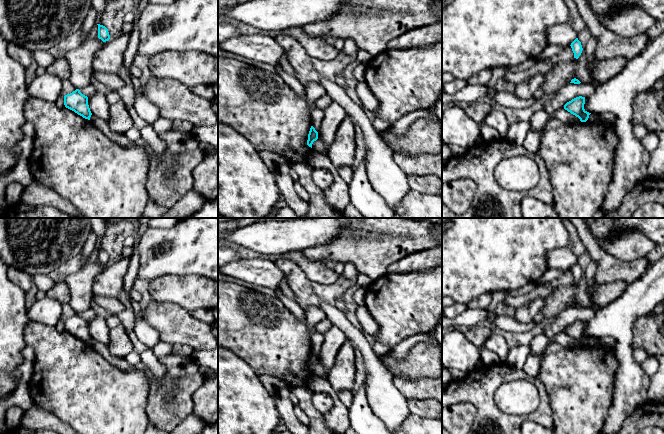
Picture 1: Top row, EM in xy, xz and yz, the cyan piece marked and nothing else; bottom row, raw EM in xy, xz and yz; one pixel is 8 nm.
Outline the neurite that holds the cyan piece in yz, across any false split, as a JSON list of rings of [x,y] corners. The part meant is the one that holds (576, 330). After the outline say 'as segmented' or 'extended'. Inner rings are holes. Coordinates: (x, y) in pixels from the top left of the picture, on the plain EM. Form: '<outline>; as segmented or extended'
[[[579,320],[564,329],[564,333],[575,339],[581,346],[586,346],[591,337],[584,333],[585,321]]]; as segmented

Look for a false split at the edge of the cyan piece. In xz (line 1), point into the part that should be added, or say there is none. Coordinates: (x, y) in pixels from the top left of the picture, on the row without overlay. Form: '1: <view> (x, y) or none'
1: none

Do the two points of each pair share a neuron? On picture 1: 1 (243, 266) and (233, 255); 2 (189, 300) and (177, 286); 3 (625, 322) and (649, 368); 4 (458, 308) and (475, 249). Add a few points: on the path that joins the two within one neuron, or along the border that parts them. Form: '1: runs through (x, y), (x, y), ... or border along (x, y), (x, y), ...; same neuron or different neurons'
1: border along (241, 258), (228, 263); different neurons
2: runs through (188, 297), (180, 289); same neuron
3: border along (639, 364), (651, 377); different neurons
4: border along (455, 302), (467, 304); different neurons

